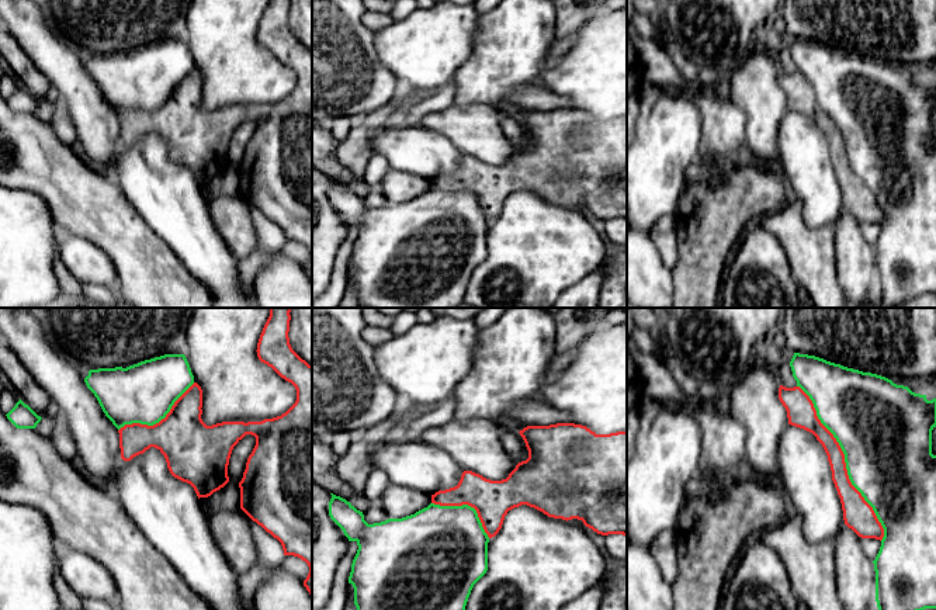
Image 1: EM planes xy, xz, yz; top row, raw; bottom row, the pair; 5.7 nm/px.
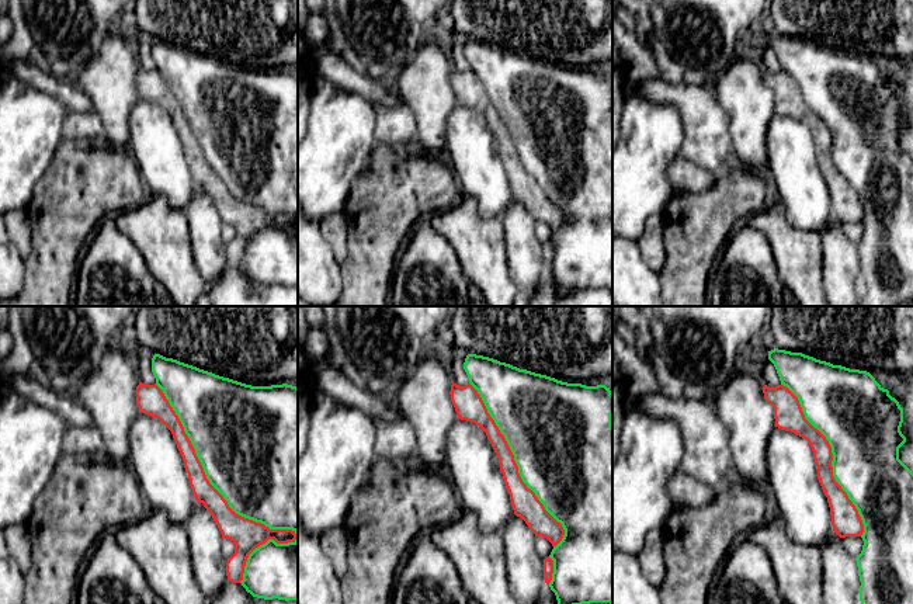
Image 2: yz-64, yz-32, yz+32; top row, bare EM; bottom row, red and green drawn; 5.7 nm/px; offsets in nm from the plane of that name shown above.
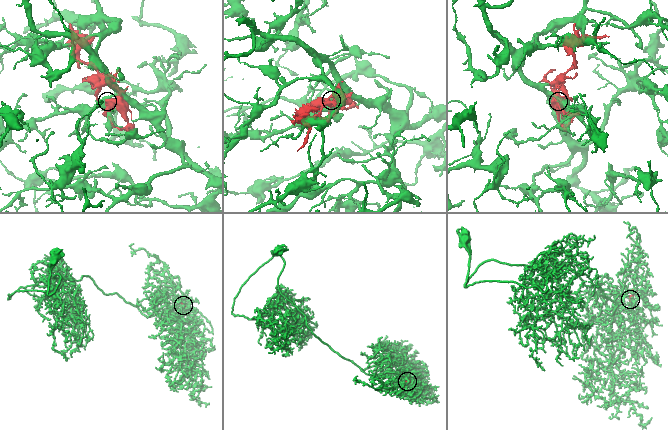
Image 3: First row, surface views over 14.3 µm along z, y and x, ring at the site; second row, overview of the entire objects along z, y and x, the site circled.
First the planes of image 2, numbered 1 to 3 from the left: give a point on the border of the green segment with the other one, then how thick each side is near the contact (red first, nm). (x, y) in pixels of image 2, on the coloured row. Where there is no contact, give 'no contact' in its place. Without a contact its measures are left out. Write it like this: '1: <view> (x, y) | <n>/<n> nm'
1: yz-64 (240, 516) | 180/480 nm
2: yz-32 (516, 465) | 160/480 nm
3: yz+32 (832, 460) | 120/420 nm

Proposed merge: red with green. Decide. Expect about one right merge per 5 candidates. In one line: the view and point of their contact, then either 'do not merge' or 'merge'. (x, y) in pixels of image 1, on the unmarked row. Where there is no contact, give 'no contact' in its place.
meets red in yz at (845, 148); do not merge

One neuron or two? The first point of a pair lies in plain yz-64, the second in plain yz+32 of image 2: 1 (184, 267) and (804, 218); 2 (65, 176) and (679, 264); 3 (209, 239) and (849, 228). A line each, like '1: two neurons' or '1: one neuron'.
1: two neurons
2: one neuron
3: two neurons

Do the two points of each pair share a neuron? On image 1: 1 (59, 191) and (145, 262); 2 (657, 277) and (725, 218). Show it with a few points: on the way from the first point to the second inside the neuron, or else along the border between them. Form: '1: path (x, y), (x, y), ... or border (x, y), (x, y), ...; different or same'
1: path (80, 200), (124, 241); same
2: border (671, 271), (673, 293); different

